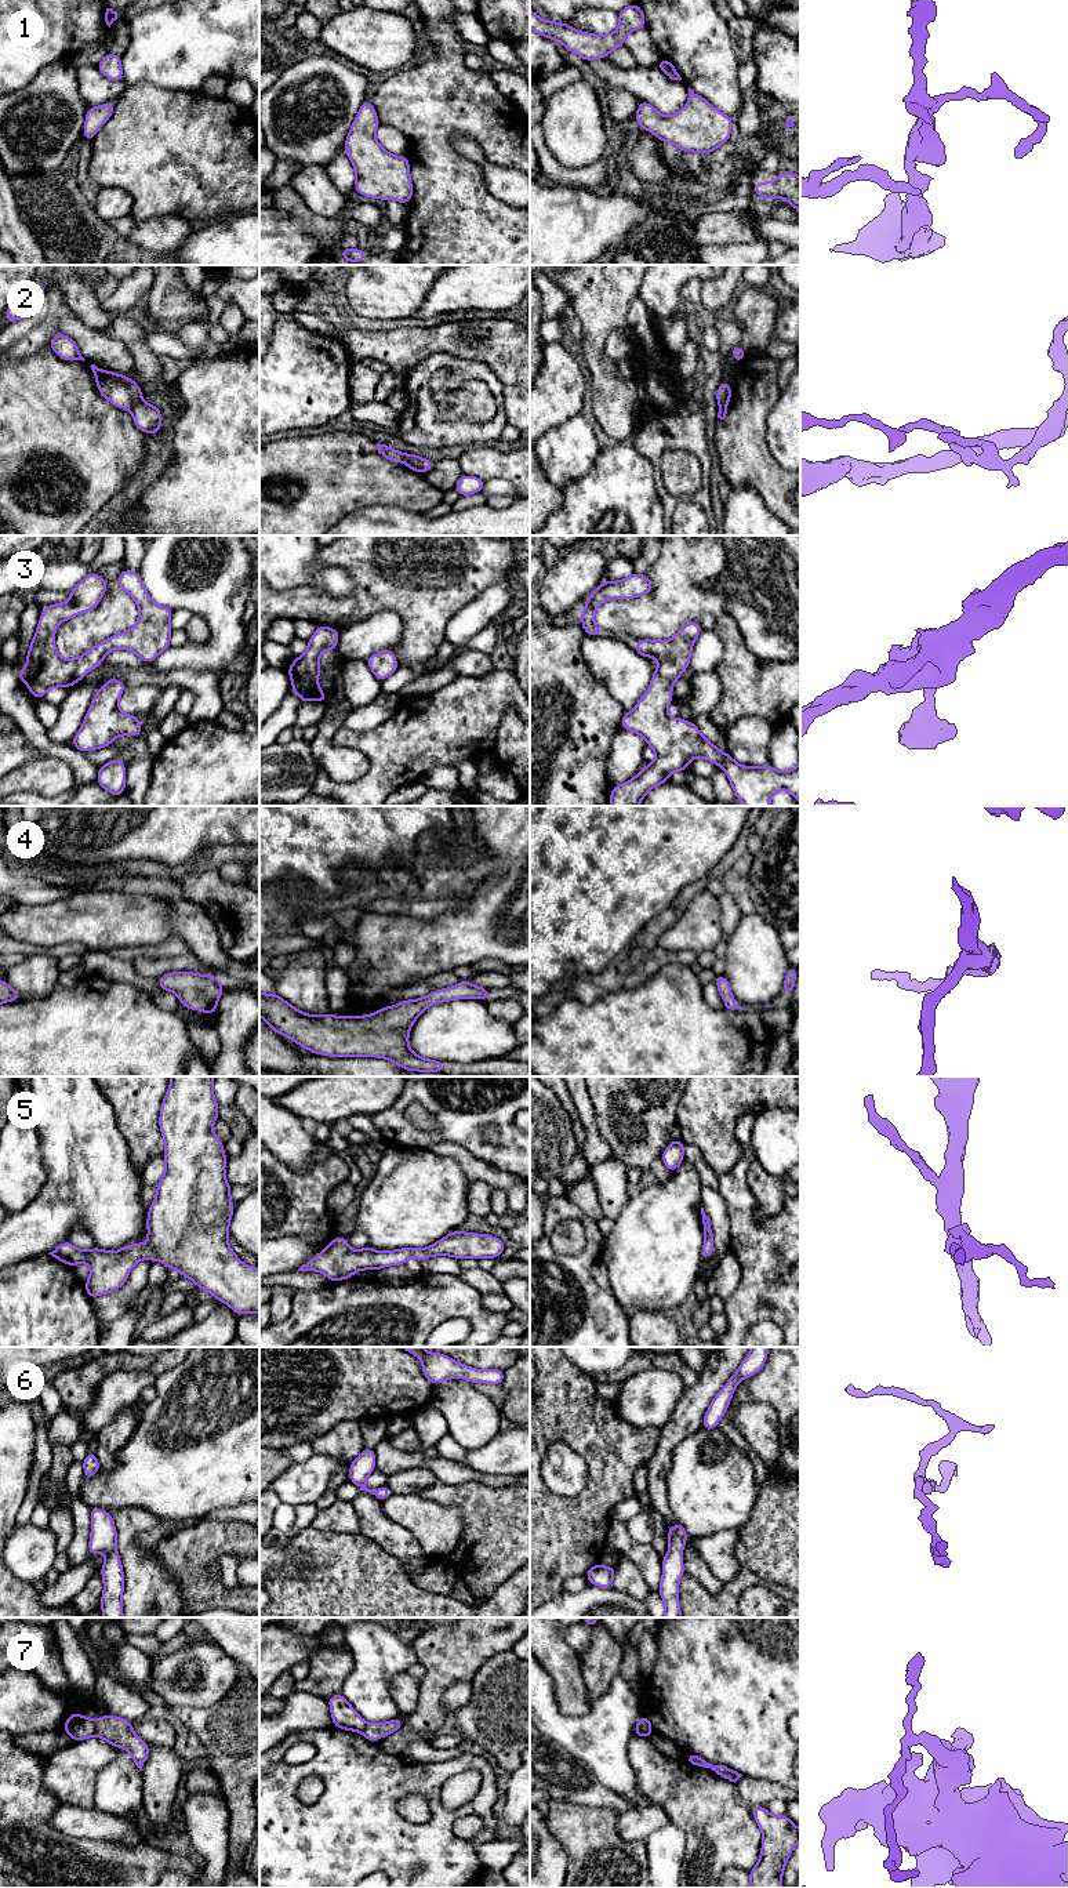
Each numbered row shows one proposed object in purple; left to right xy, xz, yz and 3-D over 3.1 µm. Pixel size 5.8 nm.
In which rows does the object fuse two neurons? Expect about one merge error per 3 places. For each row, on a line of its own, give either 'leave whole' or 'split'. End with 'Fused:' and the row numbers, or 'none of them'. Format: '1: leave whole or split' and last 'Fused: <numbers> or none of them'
1: leave whole
2: split
3: leave whole
4: leave whole
5: leave whole
6: leave whole
7: split
Fused: 2, 7

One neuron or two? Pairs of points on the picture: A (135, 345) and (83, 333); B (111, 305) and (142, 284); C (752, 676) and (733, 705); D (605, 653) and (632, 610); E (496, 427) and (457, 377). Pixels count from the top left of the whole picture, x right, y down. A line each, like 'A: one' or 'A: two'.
A: two
B: one
C: one
D: two
E: one

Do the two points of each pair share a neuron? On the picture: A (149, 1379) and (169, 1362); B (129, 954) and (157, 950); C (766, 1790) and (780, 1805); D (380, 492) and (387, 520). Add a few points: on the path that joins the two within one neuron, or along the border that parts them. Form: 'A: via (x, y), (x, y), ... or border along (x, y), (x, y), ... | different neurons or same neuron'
A: border along (122, 1369), (148, 1371), (155, 1378) | different neurons
B: via (135, 952), (151, 952) | same neuron
C: border along (785, 1801), (772, 1798), (762, 1805) | different neurons
D: border along (416, 511), (398, 507), (367, 505), (352, 512) | different neurons

